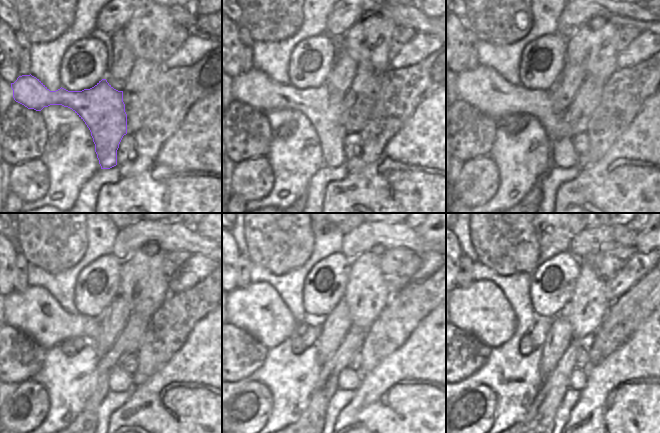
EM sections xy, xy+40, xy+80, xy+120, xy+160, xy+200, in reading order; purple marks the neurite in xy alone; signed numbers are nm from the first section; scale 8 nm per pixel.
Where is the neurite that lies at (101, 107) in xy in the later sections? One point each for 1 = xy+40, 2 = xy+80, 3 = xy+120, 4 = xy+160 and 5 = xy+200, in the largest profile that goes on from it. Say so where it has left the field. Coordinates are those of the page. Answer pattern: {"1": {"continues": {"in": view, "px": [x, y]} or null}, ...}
{"1": {"continues": {"in": "xy+40", "px": [254, 88]}}, "2": {"continues": {"in": "xy+80", "px": [483, 88]}}, "3": {"continues": {"in": "xy+120", "px": [34, 311]}}, "4": {"continues": {"in": "xy+160", "px": [257, 309]}}, "5": {"continues": {"in": "xy+200", "px": [481, 309]}}}

